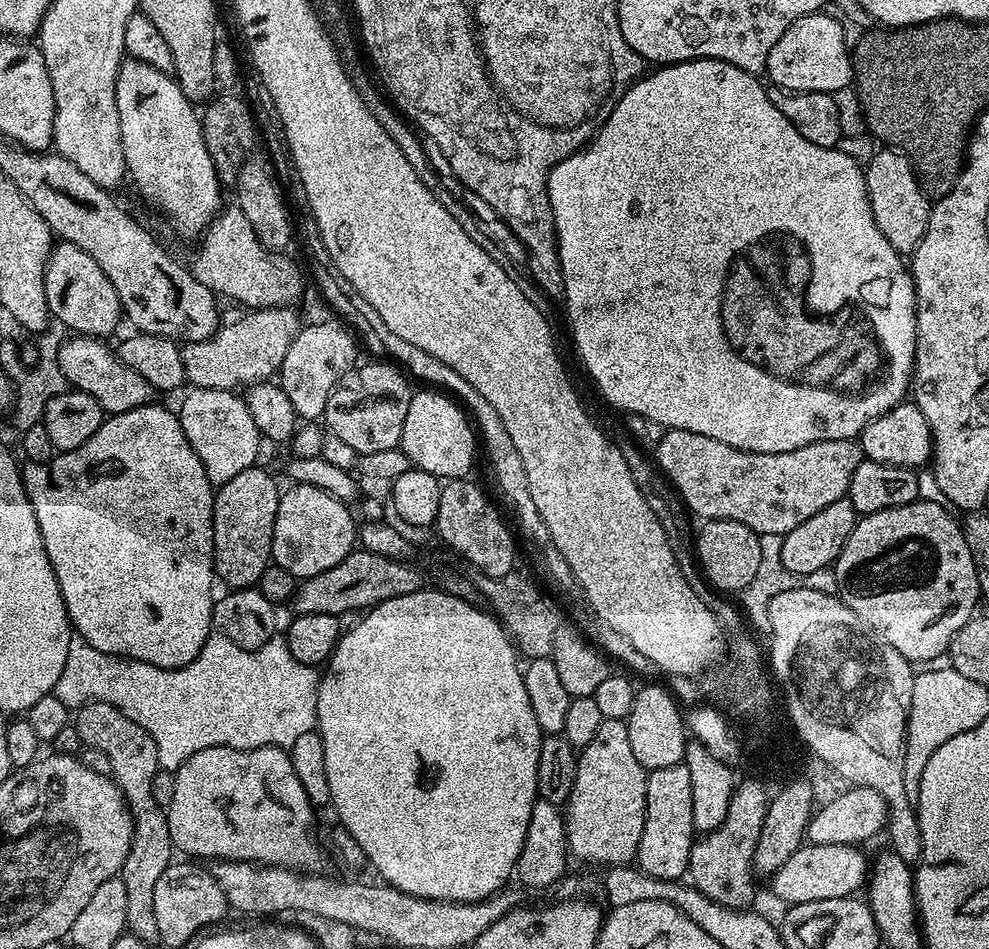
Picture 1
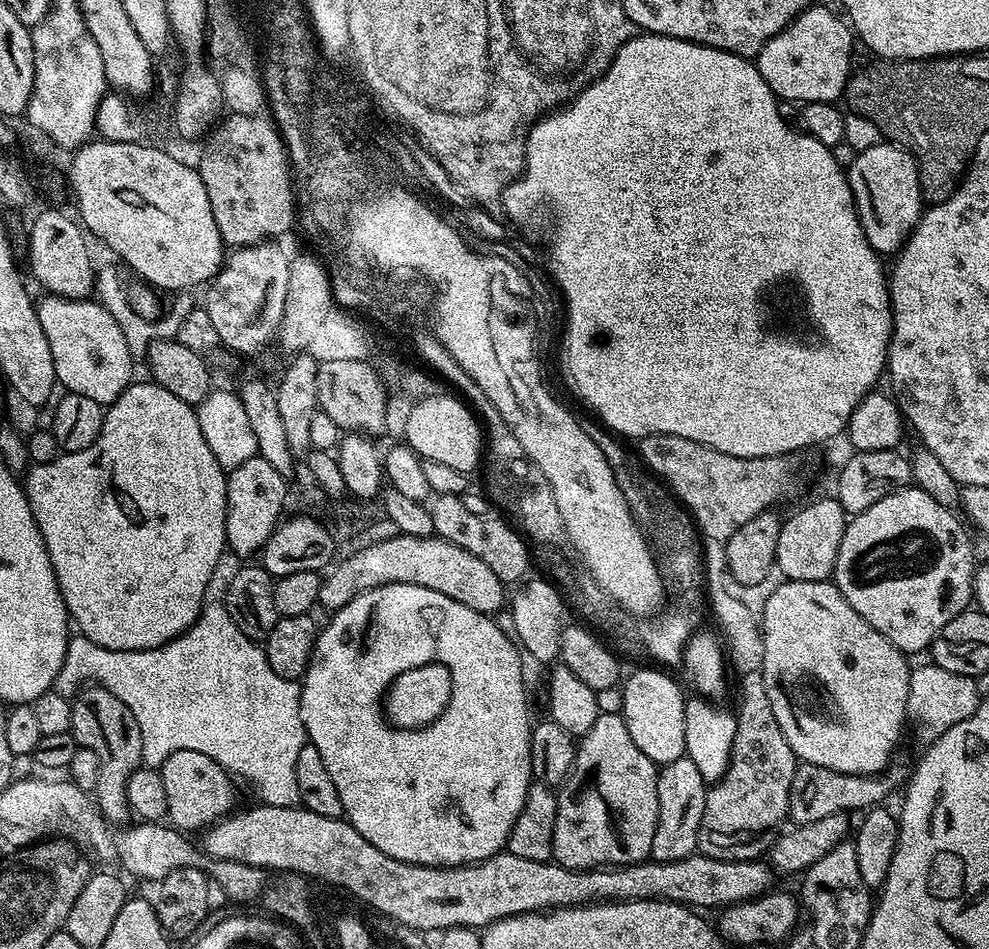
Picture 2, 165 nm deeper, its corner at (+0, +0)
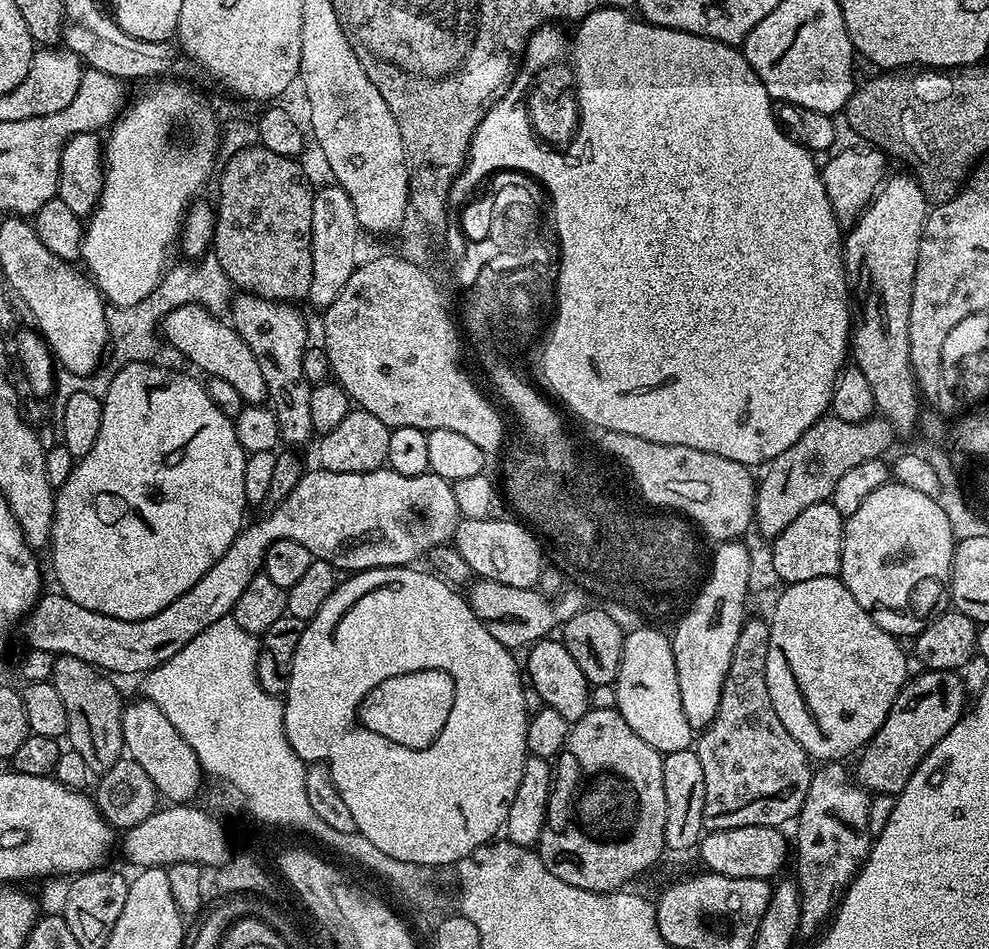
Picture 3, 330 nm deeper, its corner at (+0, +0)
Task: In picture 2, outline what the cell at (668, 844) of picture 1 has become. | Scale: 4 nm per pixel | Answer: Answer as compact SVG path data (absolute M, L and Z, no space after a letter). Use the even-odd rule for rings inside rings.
M679 756L674 762L663 765L658 772L658 826L654 830L651 859L674 862L697 851L698 830L702 810L706 806L709 785L688 756Z

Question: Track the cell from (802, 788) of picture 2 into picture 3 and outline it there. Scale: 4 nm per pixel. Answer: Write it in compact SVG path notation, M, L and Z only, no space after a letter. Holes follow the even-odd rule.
M920 670L905 683L886 714L886 722L874 733L859 753L860 765L854 768L854 779L872 794L896 796L910 782L914 770L950 734L953 726L965 715L964 680L959 671L933 672Z

